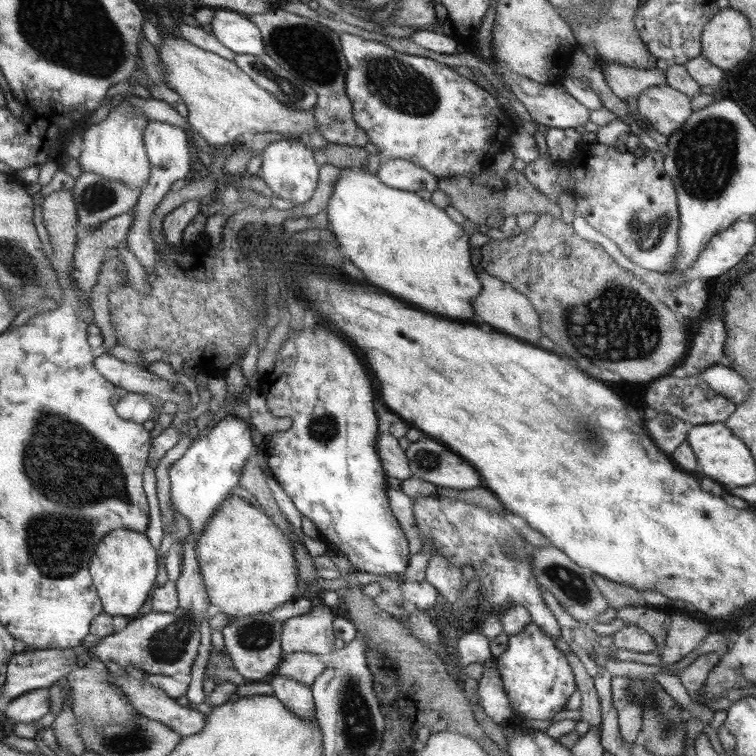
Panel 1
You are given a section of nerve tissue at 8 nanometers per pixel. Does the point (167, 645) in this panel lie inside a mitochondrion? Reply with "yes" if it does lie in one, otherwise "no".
yes

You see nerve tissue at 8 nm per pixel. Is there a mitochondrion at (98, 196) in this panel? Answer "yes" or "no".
yes

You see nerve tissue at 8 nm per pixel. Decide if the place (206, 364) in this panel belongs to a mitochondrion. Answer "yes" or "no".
no

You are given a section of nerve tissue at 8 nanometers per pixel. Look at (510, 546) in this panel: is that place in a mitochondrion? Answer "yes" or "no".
yes

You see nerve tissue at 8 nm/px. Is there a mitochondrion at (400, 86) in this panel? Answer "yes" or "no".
yes

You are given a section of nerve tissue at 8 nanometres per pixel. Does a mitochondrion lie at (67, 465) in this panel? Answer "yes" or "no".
yes

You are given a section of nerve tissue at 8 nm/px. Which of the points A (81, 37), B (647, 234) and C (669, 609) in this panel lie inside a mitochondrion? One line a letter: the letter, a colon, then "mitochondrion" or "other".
A: mitochondrion
B: mitochondrion
C: other

